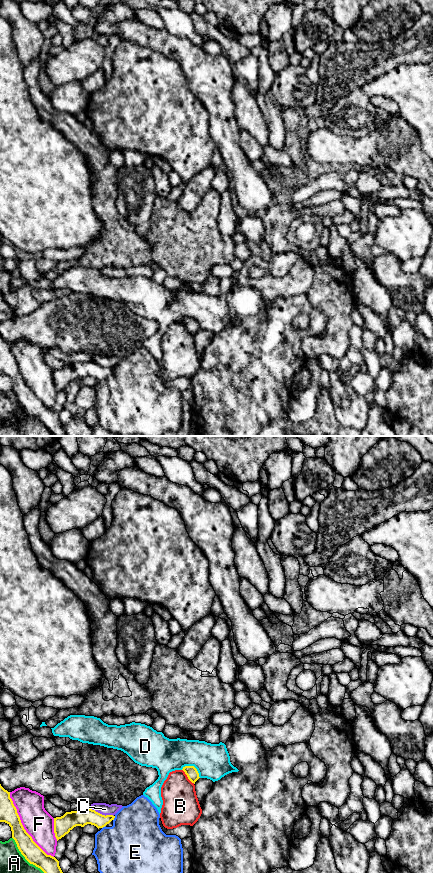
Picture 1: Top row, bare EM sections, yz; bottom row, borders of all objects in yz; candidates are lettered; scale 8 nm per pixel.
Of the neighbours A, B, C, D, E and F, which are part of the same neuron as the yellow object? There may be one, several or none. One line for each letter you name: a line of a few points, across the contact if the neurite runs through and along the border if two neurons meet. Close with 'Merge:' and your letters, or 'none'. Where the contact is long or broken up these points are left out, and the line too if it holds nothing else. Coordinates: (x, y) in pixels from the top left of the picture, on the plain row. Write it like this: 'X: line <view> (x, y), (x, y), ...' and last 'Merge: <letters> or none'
Merge: none

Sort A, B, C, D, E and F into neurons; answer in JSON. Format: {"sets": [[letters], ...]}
{"sets": [["A"], ["B"], ["C"], ["D"], ["E"], ["F"]]}

